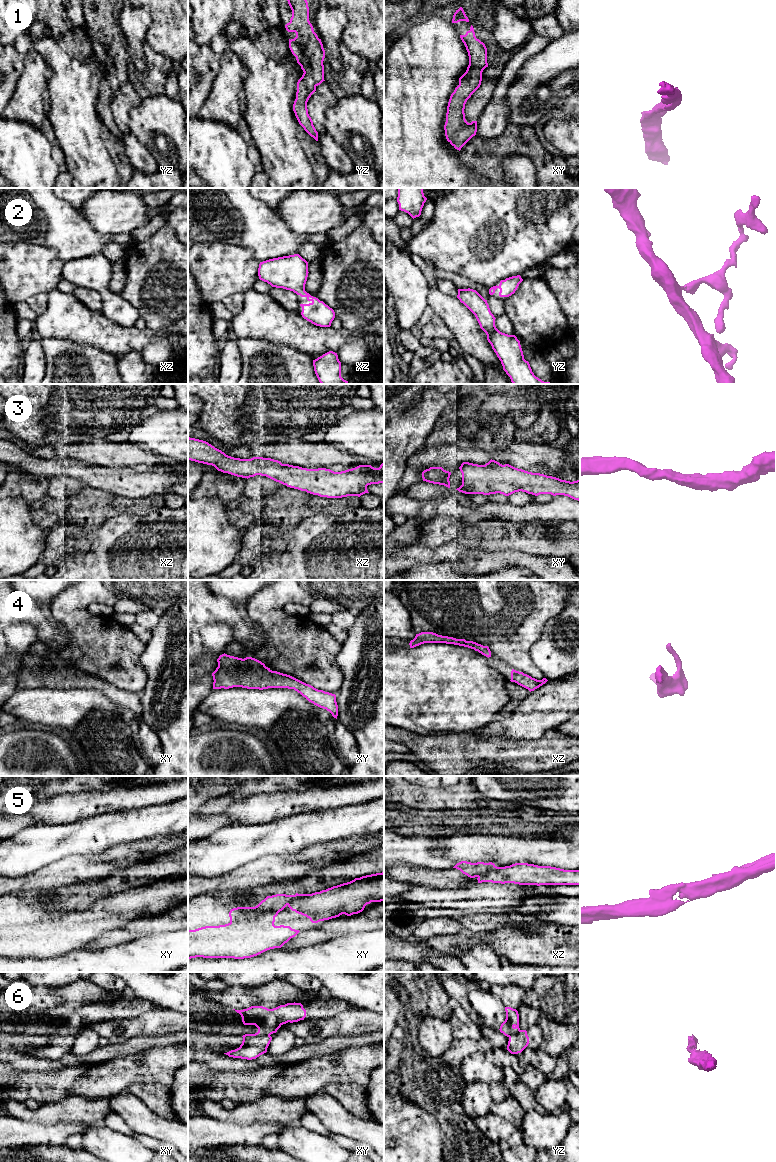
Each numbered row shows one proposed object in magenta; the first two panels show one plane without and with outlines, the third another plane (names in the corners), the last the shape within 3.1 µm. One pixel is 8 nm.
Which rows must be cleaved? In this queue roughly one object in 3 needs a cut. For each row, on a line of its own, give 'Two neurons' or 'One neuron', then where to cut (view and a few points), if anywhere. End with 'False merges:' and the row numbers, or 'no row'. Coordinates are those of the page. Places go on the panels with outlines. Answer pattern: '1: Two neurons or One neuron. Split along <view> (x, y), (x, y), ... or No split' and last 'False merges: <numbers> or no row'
1: One neuron. No split
2: One neuron. No split
3: One neuron. No split
4: One neuron. No split
5: One neuron. No split
6: Two neurons. Split along xy (254, 1034), (269, 1036)
False merges: 6

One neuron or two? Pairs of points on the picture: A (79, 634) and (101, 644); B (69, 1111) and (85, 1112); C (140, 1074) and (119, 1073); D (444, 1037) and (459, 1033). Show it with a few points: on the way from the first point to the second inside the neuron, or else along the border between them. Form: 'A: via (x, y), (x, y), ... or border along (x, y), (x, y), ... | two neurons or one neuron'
A: via (84, 634), (89, 634), (96, 641) | one neuron
B: via (73, 1111), (81, 1111) | one neuron
C: via (135, 1073), (124, 1073) | one neuron
D: border along (450, 1020), (454, 1038) | two neurons

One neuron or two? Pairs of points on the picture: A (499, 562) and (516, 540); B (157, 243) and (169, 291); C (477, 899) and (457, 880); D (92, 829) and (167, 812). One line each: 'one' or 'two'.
A: two
B: one
C: two
D: one

